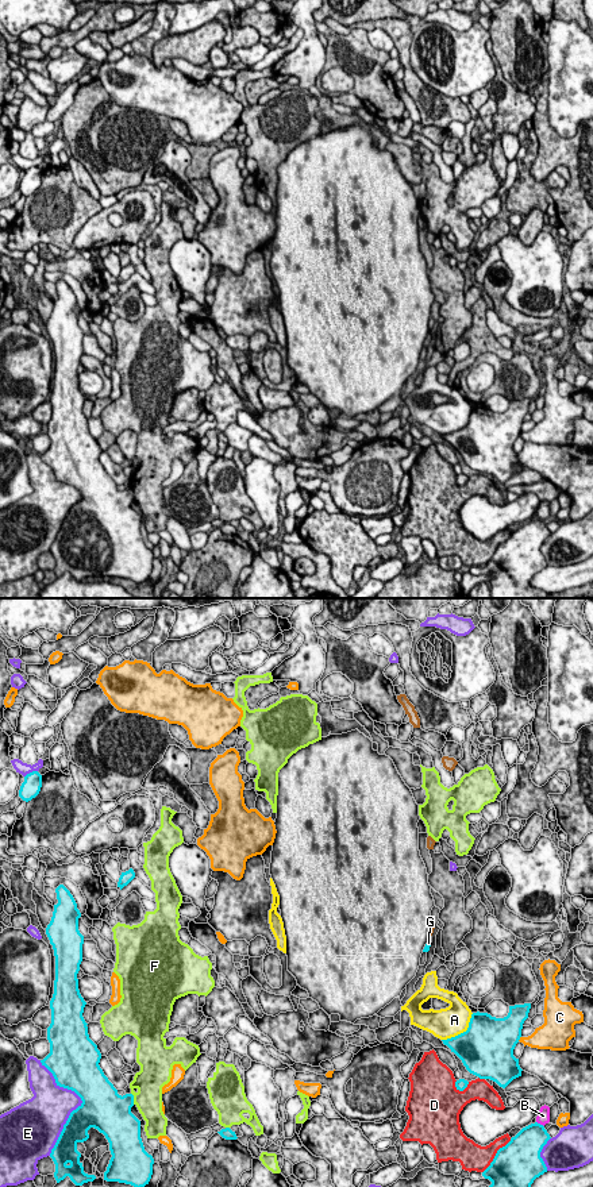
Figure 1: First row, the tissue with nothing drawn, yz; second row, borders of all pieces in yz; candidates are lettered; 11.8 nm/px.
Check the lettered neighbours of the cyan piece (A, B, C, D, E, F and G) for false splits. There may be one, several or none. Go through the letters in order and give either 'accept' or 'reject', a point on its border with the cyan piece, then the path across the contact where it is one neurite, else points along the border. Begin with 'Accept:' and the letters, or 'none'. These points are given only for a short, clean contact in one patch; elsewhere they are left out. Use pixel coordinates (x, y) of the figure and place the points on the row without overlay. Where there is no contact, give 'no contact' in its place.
Accept: G
A: reject; contact yz (463, 427)
B: reject; contact yz (539, 519)
C: reject; contact yz (519, 434)
D: reject; contact yz (496, 550)
E: reject; contact yz (81, 498)
F: reject; contact yz (133, 493)
G: accept; contact yz (427, 339); way yz (427, 342), (427, 339), (428, 338)

